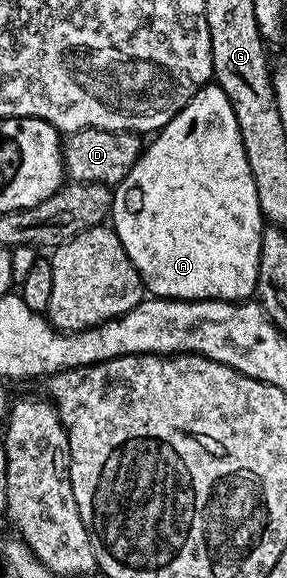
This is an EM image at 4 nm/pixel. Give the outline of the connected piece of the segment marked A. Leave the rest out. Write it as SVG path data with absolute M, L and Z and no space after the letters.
M215 84L204 86L191 96L191 100L181 109L162 130L156 131L153 143L146 145L141 151L139 160L127 172L127 176L118 182L113 190L113 208L111 211L111 229L119 236L131 264L139 272L144 289L154 298L178 298L184 302L243 302L252 299L257 292L259 276L259 244L263 219L259 208L259 196L255 192L255 180L251 176L251 168L247 164L247 156L243 148L243 140L239 136L239 124L235 120L235 112L231 108L231 100L227 100L227 92Z

